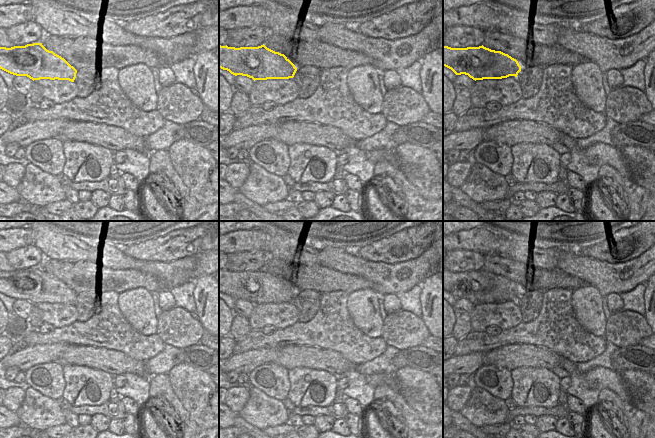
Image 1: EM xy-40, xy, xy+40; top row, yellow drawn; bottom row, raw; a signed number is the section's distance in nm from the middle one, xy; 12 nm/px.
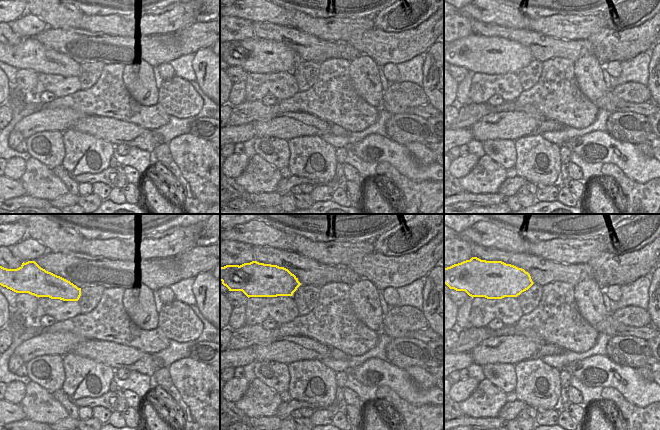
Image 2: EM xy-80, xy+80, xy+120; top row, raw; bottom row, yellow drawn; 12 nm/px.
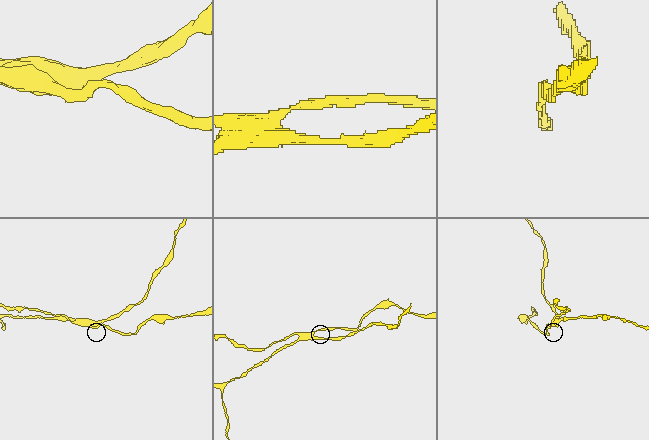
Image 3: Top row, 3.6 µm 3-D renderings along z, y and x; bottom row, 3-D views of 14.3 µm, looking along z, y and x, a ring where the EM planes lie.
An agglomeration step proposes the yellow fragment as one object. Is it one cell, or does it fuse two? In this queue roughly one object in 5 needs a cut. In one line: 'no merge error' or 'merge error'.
merge error

